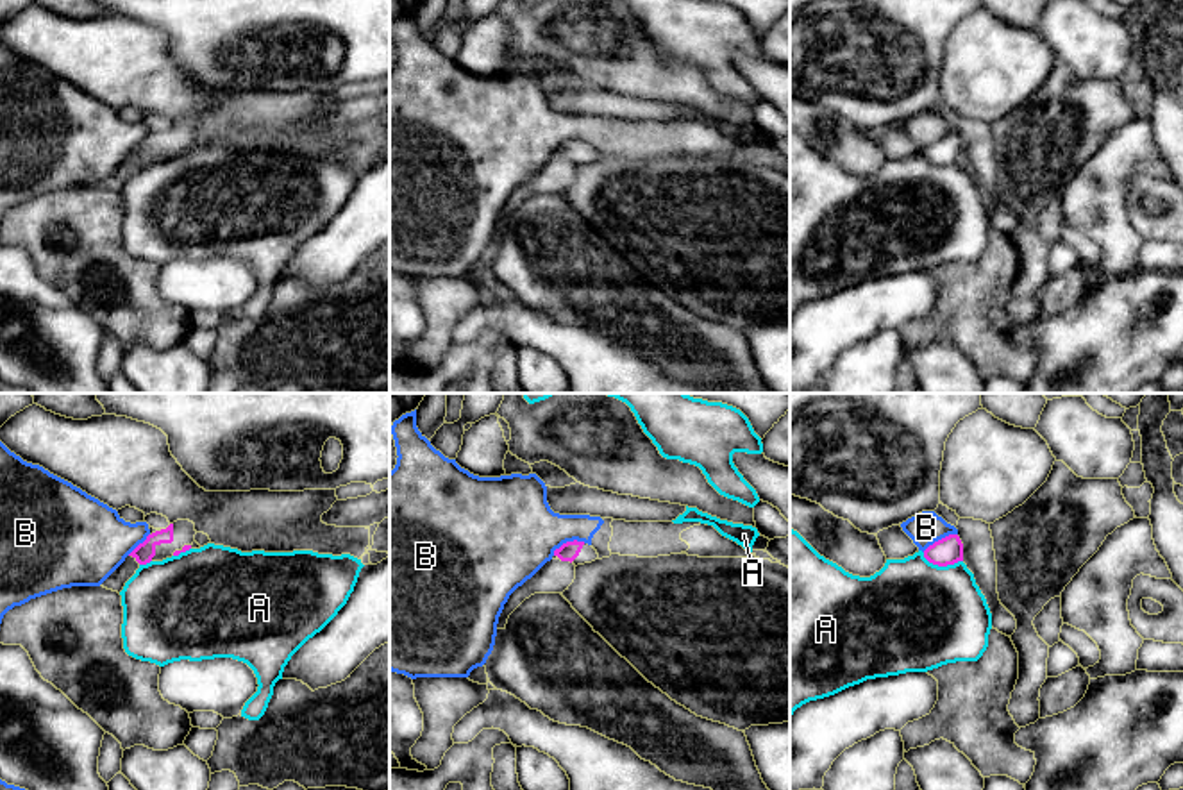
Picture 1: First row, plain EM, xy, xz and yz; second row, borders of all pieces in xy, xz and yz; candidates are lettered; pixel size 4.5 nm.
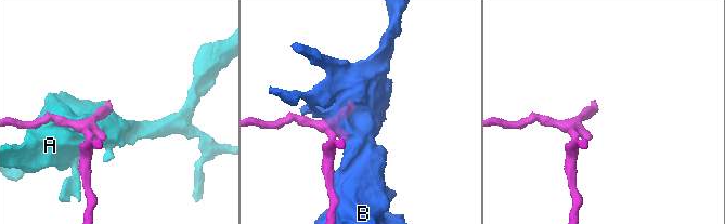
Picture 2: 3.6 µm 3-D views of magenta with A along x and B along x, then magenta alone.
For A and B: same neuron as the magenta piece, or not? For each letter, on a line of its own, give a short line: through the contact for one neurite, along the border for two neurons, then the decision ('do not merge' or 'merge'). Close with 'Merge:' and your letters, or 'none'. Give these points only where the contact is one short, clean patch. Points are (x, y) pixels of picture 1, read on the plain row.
A: do not merge
B: do not merge
Merge: none

